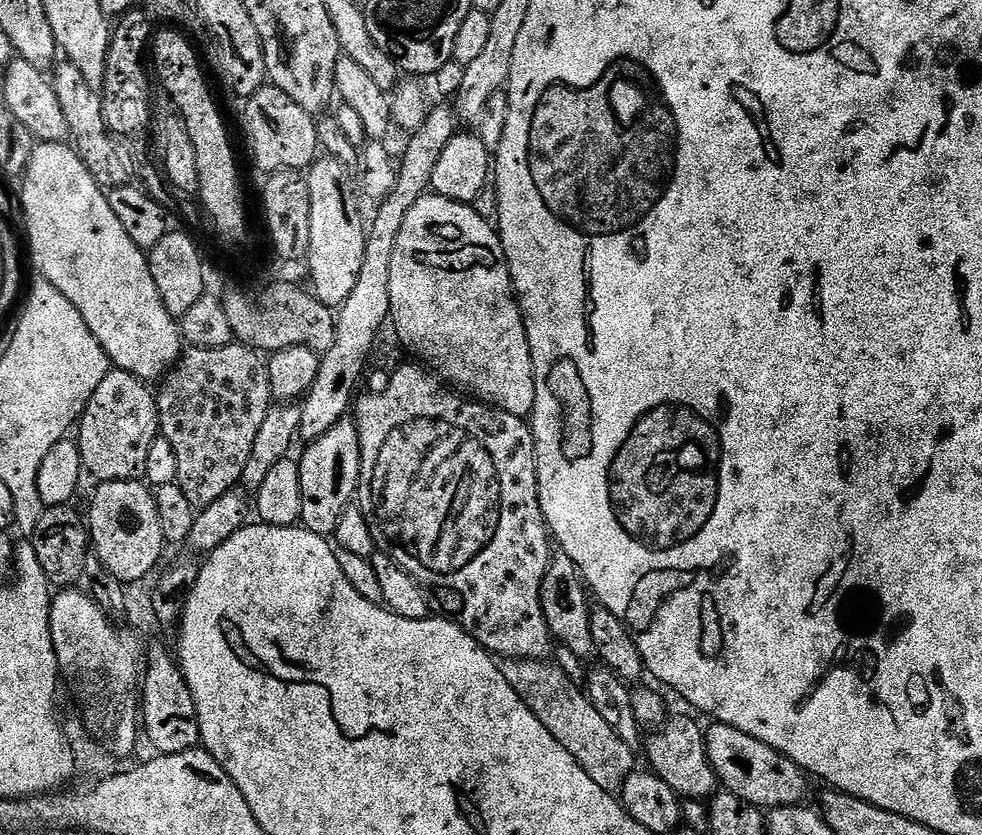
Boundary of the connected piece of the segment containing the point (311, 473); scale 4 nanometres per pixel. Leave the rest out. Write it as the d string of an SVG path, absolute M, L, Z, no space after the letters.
M355 419L339 420L322 438L307 445L304 457L298 463L301 476L302 510L300 519L303 527L325 538L331 537L340 519L357 499L360 478L359 430Z

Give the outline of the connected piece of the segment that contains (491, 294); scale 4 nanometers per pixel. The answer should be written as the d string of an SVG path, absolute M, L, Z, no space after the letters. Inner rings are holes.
M425 194L408 211L390 262L390 324L413 352L436 365L448 380L472 388L493 403L503 404L508 408L506 414L528 418L536 401L536 379L524 315L512 291L510 270L497 229L493 225L491 228L474 209L435 194Z

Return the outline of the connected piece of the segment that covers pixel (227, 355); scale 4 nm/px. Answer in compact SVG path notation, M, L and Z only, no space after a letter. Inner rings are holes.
M233 342L230 346L219 348L218 350L206 350L205 348L188 348L181 355L177 365L163 377L162 383L158 388L158 415L160 431L162 436L170 442L174 448L174 458L178 462L177 481L181 488L182 494L186 496L192 504L193 509L201 510L212 503L217 502L224 495L231 493L233 489L241 483L243 478L243 470L246 469L246 462L250 459L251 451L254 447L255 438L258 436L258 430L262 427L262 422L265 421L269 409L273 407L274 397L272 387L268 381L268 365L265 357L257 352L254 348L249 348L248 345L239 342Z

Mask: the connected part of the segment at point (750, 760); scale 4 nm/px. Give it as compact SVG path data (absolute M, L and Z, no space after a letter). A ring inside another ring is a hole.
M709 723L704 732L704 751L716 771L716 779L727 791L748 804L761 810L790 808L801 803L809 781L804 769L792 760L787 760L781 752L776 752L766 742L742 734L742 730L725 724Z

